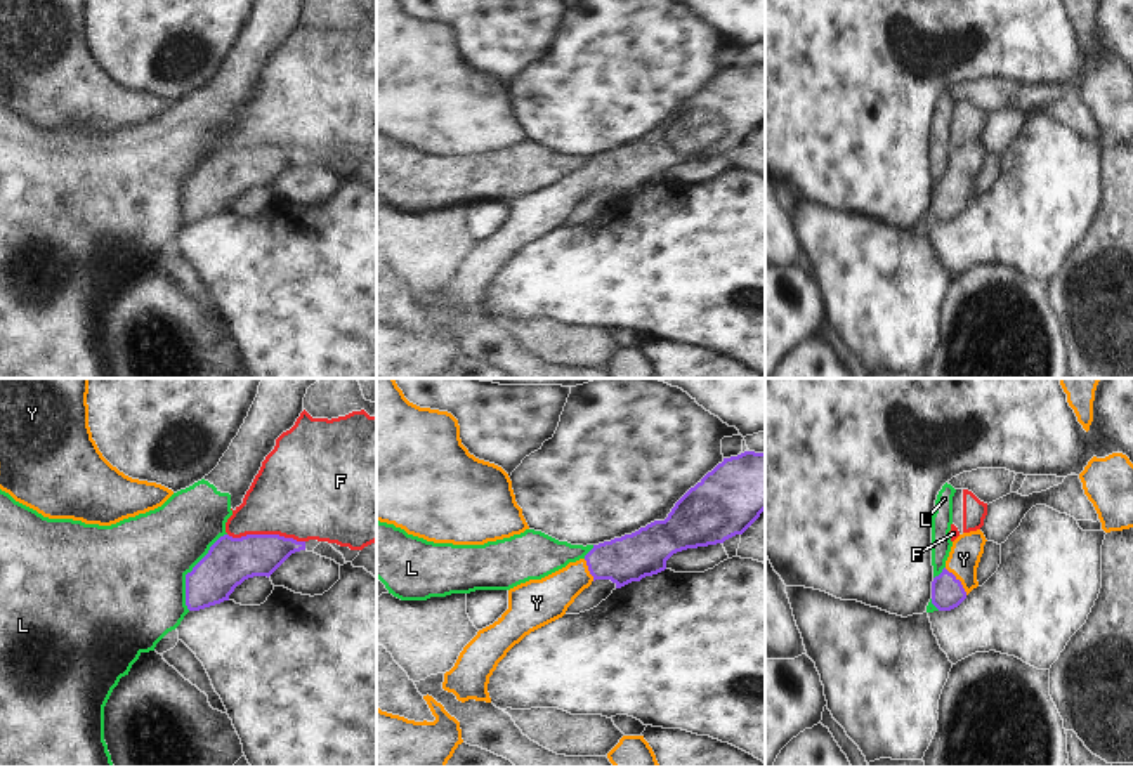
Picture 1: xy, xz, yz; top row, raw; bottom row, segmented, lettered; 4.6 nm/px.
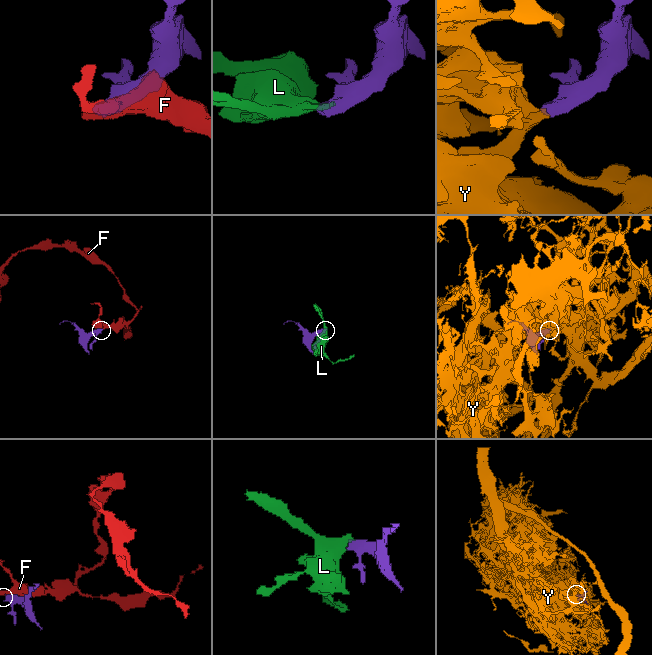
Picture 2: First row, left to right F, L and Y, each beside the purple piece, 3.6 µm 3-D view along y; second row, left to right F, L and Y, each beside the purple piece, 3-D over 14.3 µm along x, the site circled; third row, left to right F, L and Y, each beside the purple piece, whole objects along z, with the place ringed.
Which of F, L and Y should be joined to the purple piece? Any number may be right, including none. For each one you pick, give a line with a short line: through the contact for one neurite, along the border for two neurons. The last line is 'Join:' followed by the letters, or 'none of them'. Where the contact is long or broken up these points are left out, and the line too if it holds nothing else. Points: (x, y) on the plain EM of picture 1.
Y: line yz (948, 203), (958, 191), (967, 160)
Join: Y

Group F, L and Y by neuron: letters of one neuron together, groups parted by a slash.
F / L / Y

